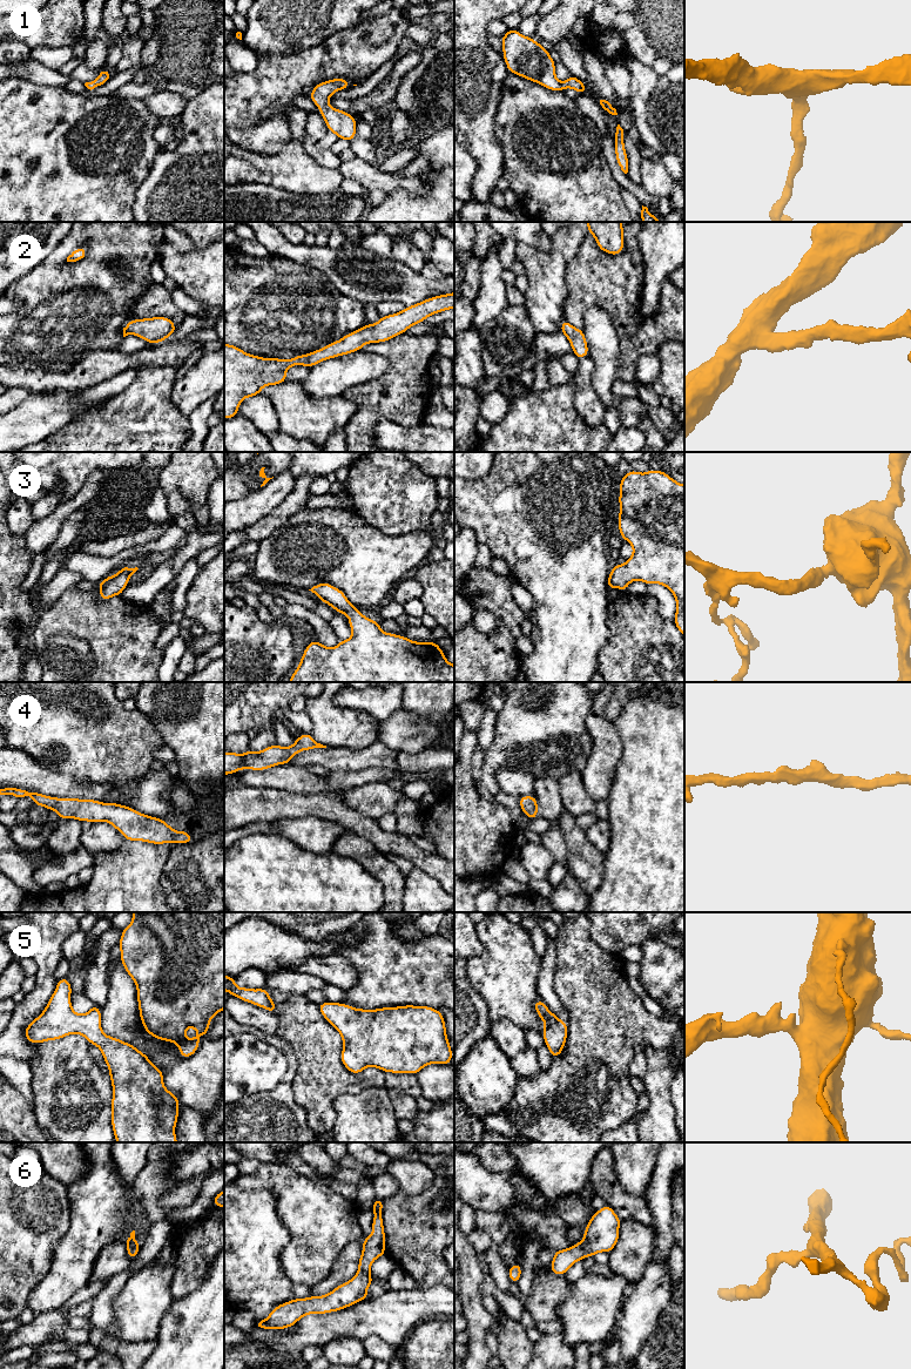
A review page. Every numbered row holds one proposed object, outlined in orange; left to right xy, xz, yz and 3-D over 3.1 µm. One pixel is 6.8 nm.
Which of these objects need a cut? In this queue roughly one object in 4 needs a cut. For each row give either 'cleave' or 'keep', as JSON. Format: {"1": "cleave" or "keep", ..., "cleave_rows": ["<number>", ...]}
{"1": "keep", "2": "keep", "3": "keep", "4": "keep", "5": "keep", "6": "keep", "cleave_rows": []}

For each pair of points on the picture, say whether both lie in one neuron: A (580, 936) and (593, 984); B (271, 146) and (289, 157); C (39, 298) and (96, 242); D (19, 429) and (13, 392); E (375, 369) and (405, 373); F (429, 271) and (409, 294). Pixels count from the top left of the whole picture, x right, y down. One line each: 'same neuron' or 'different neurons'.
A: same neuron
B: different neurons
C: same neuron
D: different neurons
E: different neurons
F: different neurons

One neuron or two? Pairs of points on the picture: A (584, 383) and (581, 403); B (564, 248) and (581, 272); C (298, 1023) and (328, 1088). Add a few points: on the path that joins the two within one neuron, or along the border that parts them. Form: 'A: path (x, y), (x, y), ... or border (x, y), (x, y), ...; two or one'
A: path (584, 388), (584, 398); one
B: border (586, 235), (578, 253), (567, 264), (566, 285); two
C: path (314, 1039), (318, 1046), (321, 1072); one

